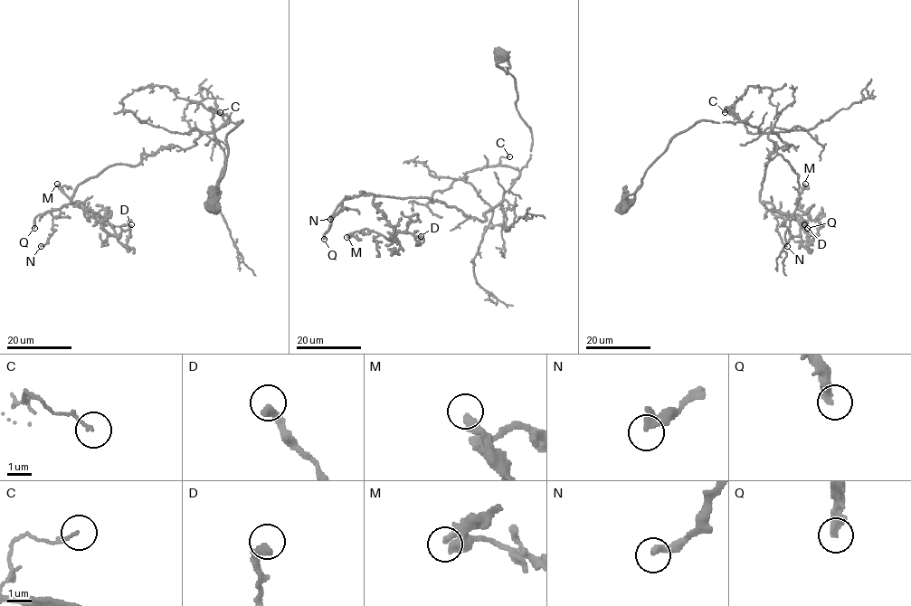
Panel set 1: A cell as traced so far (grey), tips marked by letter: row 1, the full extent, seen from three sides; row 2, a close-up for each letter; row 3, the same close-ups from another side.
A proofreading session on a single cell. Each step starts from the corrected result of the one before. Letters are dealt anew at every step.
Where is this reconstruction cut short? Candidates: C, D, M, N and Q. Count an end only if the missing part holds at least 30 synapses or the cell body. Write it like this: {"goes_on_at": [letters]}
{"goes_on_at": ["Q"]}

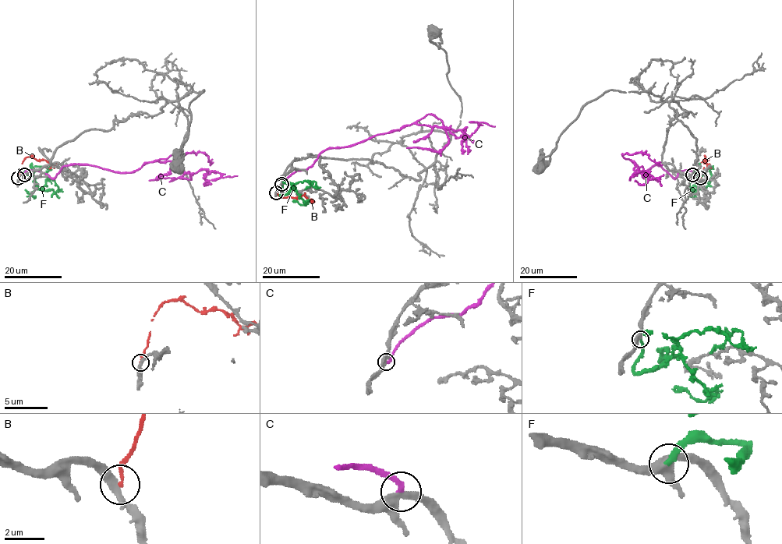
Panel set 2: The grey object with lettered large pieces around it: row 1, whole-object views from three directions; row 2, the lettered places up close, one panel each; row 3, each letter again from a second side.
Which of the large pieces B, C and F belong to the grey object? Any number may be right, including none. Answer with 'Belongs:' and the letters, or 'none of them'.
Belongs: F

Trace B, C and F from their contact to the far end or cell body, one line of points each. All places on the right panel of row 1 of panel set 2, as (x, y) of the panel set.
B: (700, 178), (705, 157), (704, 160), (708, 165), (709, 164)
C: (694, 173), (681, 171), (674, 178), (656, 164), (642, 172), (631, 161), (637, 173), (644, 171), (635, 175)
F: (692, 174), (695, 172), (703, 172), (695, 181), (695, 185), (702, 189), (710, 181), (713, 167), (709, 165)

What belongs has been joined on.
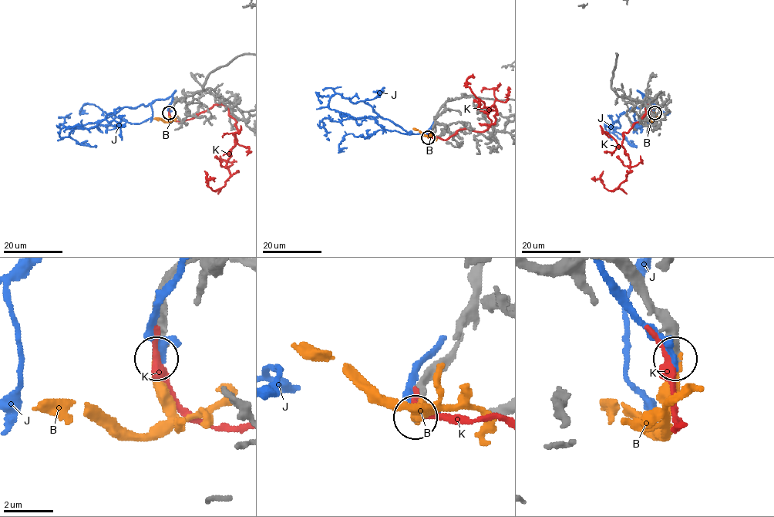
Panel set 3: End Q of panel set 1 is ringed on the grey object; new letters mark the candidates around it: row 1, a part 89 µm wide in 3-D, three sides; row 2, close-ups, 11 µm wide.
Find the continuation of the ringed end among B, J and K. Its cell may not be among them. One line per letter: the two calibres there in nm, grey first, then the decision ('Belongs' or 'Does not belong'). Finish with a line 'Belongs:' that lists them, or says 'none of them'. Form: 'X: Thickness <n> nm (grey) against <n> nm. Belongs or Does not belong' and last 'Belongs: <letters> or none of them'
B: Thickness 440 nm (grey) against 280 nm. Belongs
J: Thickness 500 nm (grey) against 400 nm. Does not belong
K: Thickness 460 nm (grey) against 320 nm. Does not belong
Belongs: B

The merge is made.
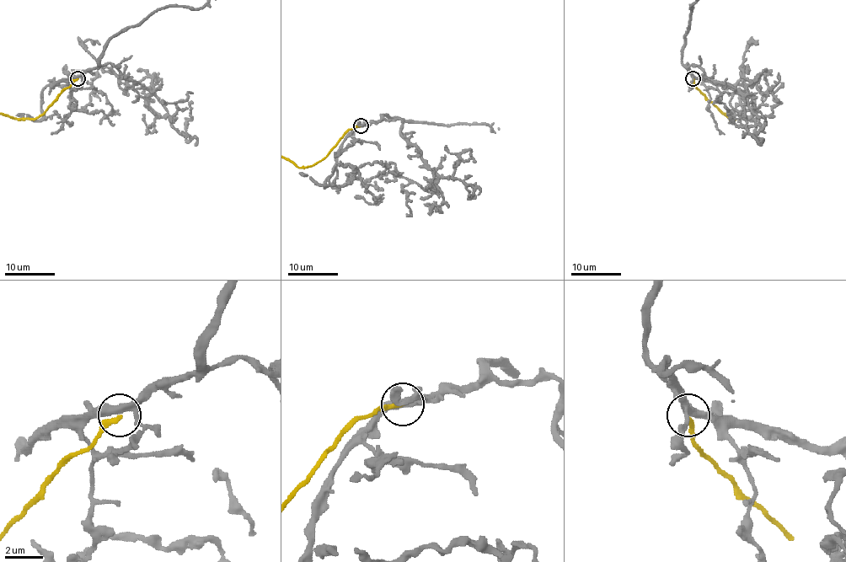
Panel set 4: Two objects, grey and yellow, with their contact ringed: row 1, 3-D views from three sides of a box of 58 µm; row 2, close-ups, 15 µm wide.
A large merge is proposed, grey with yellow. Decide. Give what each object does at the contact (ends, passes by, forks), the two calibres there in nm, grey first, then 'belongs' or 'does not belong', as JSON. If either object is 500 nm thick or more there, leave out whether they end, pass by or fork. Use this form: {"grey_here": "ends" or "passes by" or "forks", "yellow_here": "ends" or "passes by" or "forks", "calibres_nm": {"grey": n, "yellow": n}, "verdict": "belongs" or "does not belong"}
{"grey_here": "forks", "yellow_here": "ends", "calibres_nm": {"grey": 320, "yellow": 240}, "verdict": "does not belong"}

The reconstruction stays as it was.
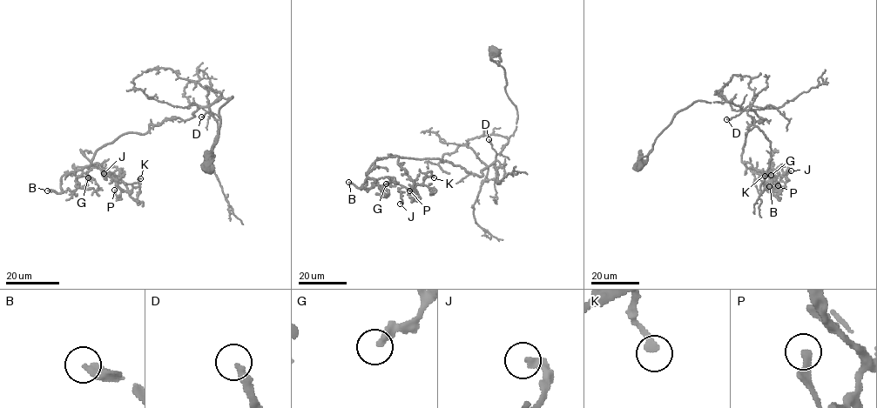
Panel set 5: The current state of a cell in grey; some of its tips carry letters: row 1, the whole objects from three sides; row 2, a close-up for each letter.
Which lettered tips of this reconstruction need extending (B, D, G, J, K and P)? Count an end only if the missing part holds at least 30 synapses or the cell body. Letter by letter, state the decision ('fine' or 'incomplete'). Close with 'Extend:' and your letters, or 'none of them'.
B: incomplete
D: fine
G: fine
J: fine
K: fine
P: fine
Extend: B

